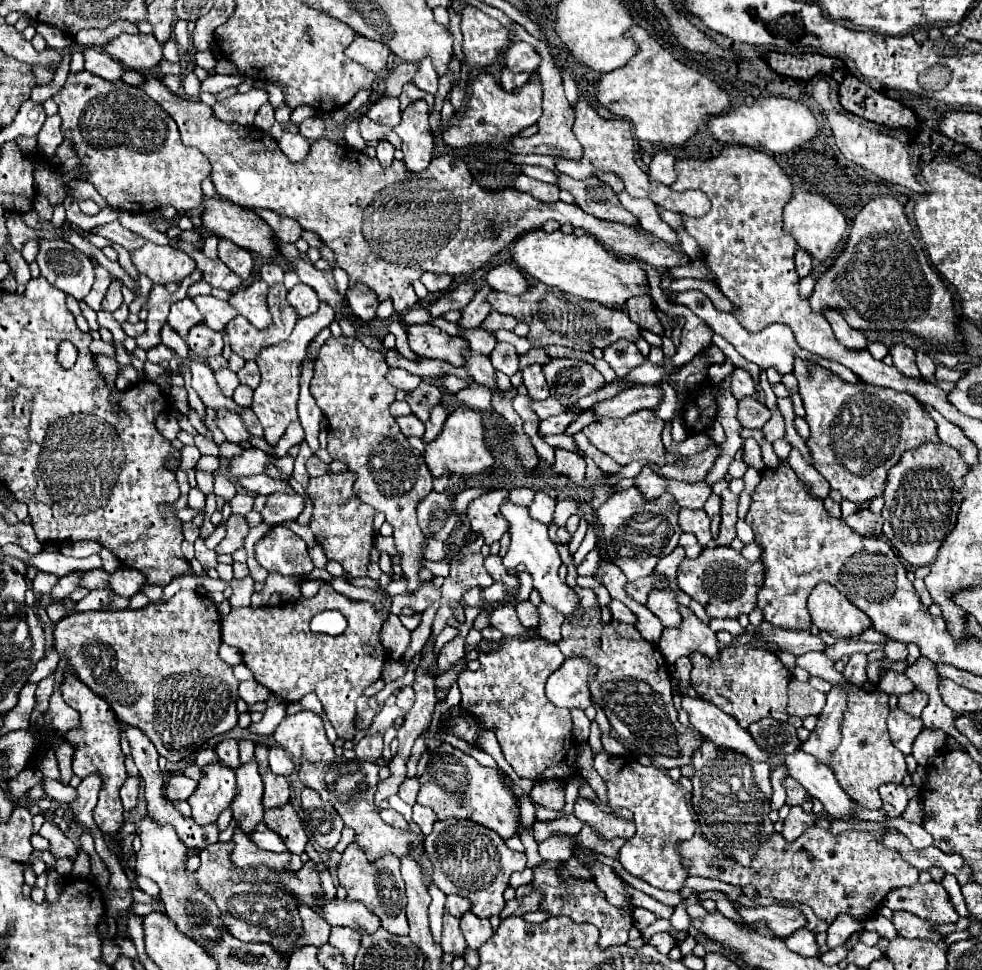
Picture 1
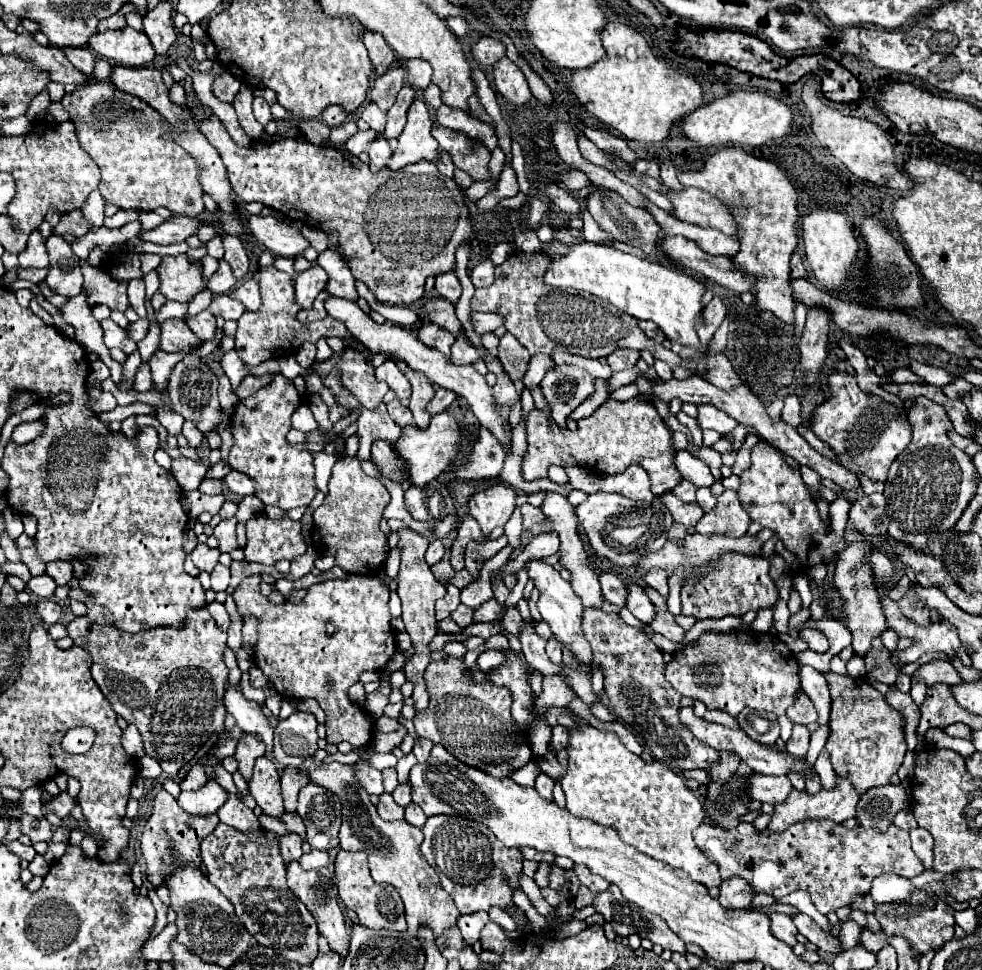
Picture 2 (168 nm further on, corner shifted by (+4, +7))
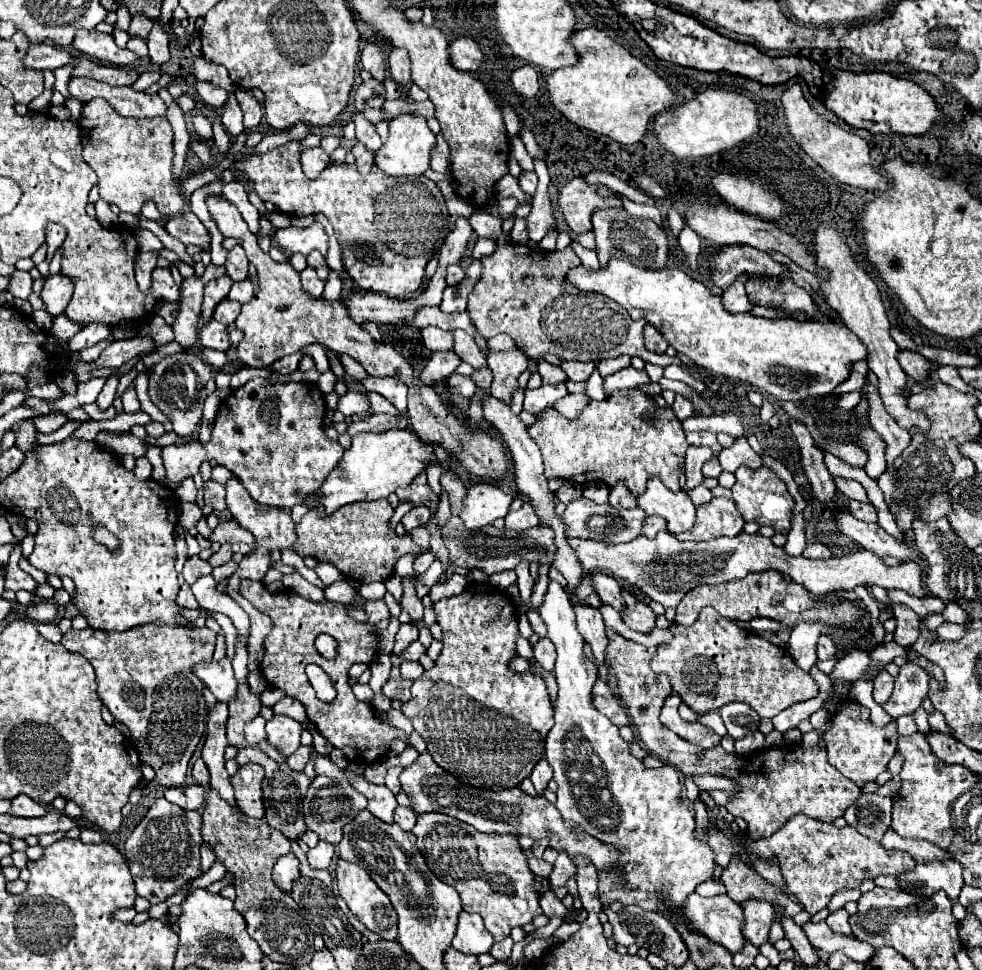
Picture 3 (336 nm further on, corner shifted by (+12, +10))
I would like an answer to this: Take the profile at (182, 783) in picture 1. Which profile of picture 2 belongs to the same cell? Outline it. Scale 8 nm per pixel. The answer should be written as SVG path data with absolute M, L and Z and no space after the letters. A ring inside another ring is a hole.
M196 764L196 766L188 772L188 776L186 776L186 780L180 784L180 788L182 788L182 790L198 790L198 788L202 788L206 782L208 782L208 774L206 774L204 766L202 766L202 764Z

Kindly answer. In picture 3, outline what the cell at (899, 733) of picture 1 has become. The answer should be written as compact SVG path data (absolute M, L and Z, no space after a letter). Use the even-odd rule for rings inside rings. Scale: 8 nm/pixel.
M882 671L882 673L874 679L874 701L876 701L878 705L888 703L890 695L892 695L892 689L894 689L894 679L892 679L886 671Z

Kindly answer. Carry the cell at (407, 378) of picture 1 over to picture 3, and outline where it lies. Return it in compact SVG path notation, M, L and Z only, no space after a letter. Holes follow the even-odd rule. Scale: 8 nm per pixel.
M368 377L364 379L366 391L376 391L382 397L386 397L400 413L406 413L406 393L408 387L400 383L400 379L392 377Z

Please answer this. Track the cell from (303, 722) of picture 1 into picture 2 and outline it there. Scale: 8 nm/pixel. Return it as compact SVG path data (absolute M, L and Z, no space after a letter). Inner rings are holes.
M294 712L282 720L274 732L274 760L278 766L302 766L318 750L316 718L312 714Z

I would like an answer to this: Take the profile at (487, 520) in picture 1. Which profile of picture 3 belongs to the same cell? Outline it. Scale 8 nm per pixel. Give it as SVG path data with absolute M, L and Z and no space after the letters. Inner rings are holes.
M490 483L472 485L464 497L464 511L460 517L470 529L480 529L492 525L496 519L504 517L510 509L512 497Z

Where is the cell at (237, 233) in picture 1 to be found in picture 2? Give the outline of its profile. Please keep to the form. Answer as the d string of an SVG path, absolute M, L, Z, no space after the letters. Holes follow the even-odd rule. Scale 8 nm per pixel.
M254 214L248 218L248 228L250 228L250 234L262 246L266 246L274 256L296 258L310 246L310 242L302 236L298 228L274 216Z

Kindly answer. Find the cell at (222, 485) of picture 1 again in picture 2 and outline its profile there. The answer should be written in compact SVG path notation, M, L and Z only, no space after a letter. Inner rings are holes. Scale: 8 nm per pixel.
M195 490L184 493L181 504L186 514L196 520L202 512L208 512L212 516L218 514L224 500L226 500L224 496L205 496L199 490Z

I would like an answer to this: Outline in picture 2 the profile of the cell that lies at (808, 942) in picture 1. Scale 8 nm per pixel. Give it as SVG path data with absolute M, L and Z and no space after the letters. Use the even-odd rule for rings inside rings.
M770 914L770 930L772 930L772 936L774 938L780 938L784 944L788 946L794 946L796 944L796 934L798 934L798 928L794 926L792 918L790 916L784 916L784 914Z

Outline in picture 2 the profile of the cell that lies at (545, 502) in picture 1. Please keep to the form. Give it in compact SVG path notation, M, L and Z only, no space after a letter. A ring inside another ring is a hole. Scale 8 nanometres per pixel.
M632 398L628 402L608 400L592 416L580 420L574 432L560 428L546 412L536 408L528 416L528 452L522 462L522 476L524 480L546 478L550 466L580 466L600 474L620 474L630 464L640 464L648 472L652 494L660 496L682 482L674 466L674 456L672 430L664 424L654 404L644 398Z

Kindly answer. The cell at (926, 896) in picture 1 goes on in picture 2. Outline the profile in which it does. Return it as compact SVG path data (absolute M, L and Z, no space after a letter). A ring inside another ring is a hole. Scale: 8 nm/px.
M882 874L872 882L872 898L876 904L884 902L896 902L908 898L908 894L914 890L912 882L908 878L900 878L896 874Z

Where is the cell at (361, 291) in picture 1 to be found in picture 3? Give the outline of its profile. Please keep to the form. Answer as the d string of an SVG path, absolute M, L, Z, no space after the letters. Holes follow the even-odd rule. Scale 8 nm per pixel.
M312 251L312 253L308 255L308 265L314 267L314 269L318 271L318 277L320 277L322 281L328 279L328 271L330 271L330 267L328 267L324 255L320 255L320 251Z

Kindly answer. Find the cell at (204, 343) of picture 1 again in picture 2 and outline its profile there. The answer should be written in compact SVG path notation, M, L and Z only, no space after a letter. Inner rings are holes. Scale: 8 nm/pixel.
M168 318L162 322L162 334L160 334L160 344L158 350L164 352L182 352L192 344L198 344L200 340L196 338L196 334L192 334L192 330L188 328L188 324L180 318Z

